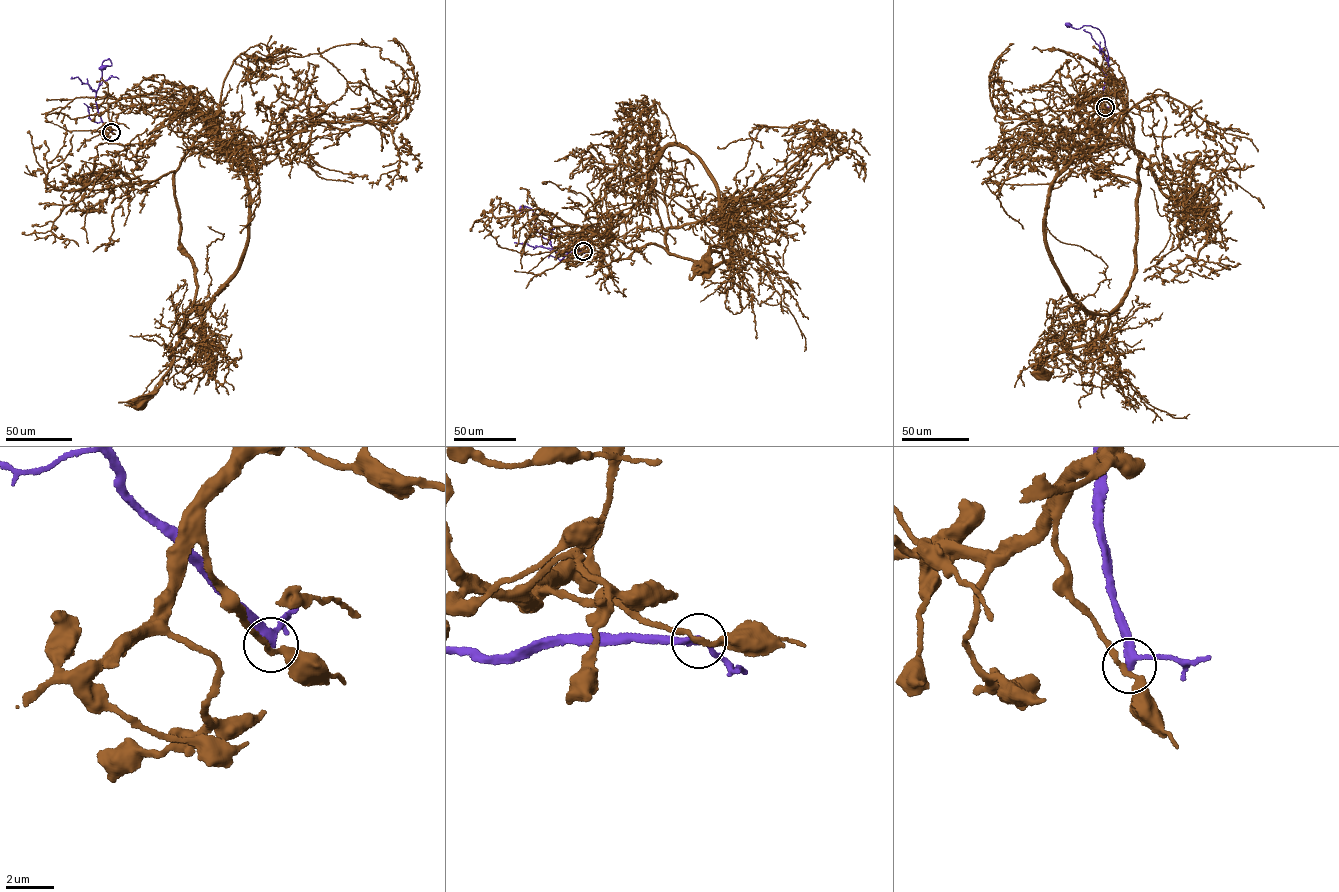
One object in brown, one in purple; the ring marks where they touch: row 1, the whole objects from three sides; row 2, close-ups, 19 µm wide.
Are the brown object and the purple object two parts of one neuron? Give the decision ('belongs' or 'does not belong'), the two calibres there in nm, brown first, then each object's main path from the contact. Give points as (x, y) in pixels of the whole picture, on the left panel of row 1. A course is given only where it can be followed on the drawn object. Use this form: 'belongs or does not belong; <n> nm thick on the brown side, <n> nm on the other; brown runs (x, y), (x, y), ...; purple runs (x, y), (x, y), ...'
does not belong; 220 nm thick on the brown side, 280 nm on the other; brown runs (111, 132), (109, 106), (133, 97), (174, 103), (167, 115), (193, 136), (174, 178), (193, 304), (141, 404); purple runs (111, 132), (103, 123), (95, 100), (102, 62), (110, 60), (110, 66), (101, 67)

